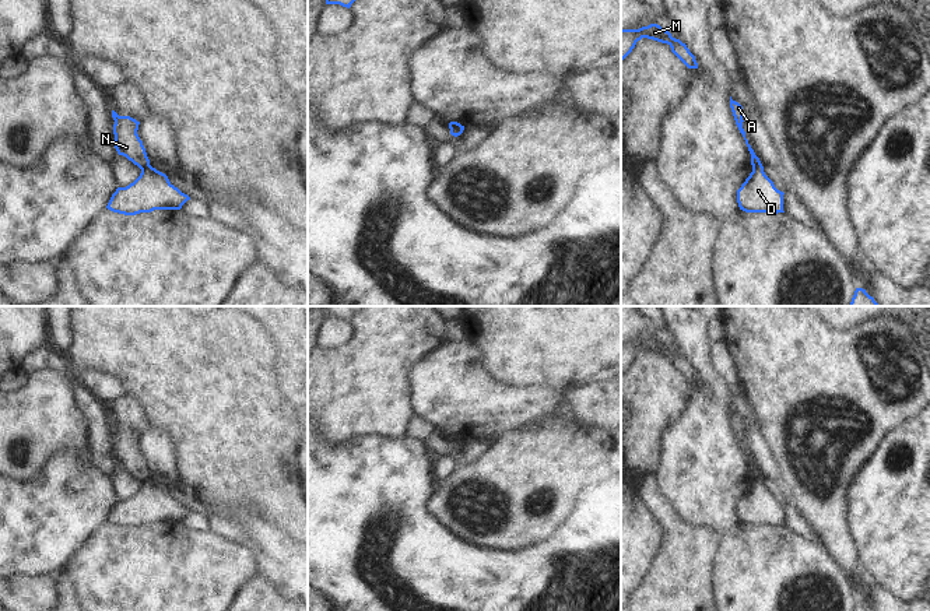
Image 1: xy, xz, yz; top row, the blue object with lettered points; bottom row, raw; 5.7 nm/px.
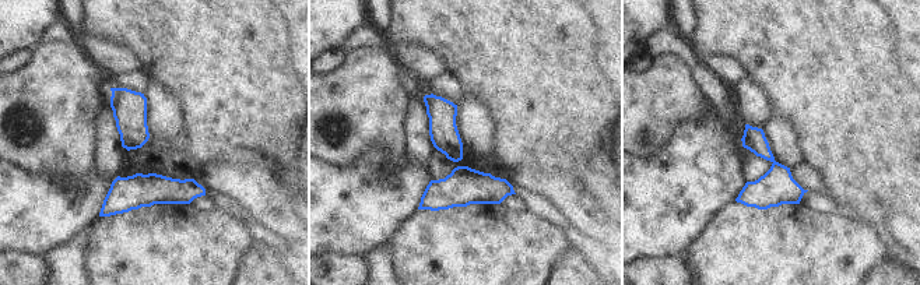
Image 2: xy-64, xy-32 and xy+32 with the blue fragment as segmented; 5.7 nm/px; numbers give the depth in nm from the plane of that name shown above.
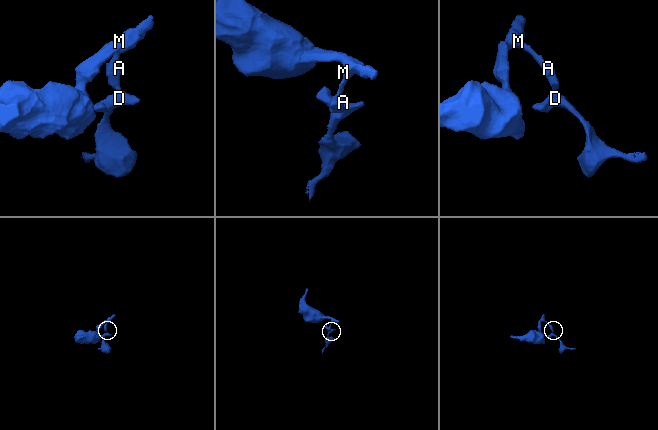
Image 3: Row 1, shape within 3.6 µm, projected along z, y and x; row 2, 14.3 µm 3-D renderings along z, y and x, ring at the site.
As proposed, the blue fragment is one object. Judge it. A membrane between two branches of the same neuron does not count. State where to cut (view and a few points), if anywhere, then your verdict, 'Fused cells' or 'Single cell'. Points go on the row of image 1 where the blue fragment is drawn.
Split along yz (761, 165), (753, 167). Fused cells

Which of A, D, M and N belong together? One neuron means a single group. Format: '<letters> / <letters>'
A M N / D

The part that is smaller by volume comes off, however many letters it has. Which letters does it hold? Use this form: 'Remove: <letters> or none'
Remove: D

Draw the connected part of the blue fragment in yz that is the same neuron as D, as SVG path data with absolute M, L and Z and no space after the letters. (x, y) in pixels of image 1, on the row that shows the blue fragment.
M754 165L752 172L737 190L737 203L745 213L785 213L783 192L765 175L764 166Z

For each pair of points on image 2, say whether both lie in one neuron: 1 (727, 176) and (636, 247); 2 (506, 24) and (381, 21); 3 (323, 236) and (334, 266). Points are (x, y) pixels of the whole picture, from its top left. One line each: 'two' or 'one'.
1: one
2: two
3: two

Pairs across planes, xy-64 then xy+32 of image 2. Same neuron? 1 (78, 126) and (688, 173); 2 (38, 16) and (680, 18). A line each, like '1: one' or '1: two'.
1: two
2: two

